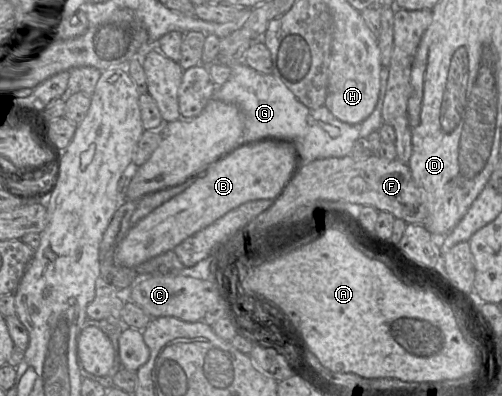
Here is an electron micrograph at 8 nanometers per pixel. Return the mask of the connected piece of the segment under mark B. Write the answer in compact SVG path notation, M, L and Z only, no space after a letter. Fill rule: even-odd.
M264 143L235 151L222 161L202 170L194 178L192 185L132 226L116 248L116 261L134 268L173 250L188 237L246 202L276 199L292 166L293 152L286 145Z

